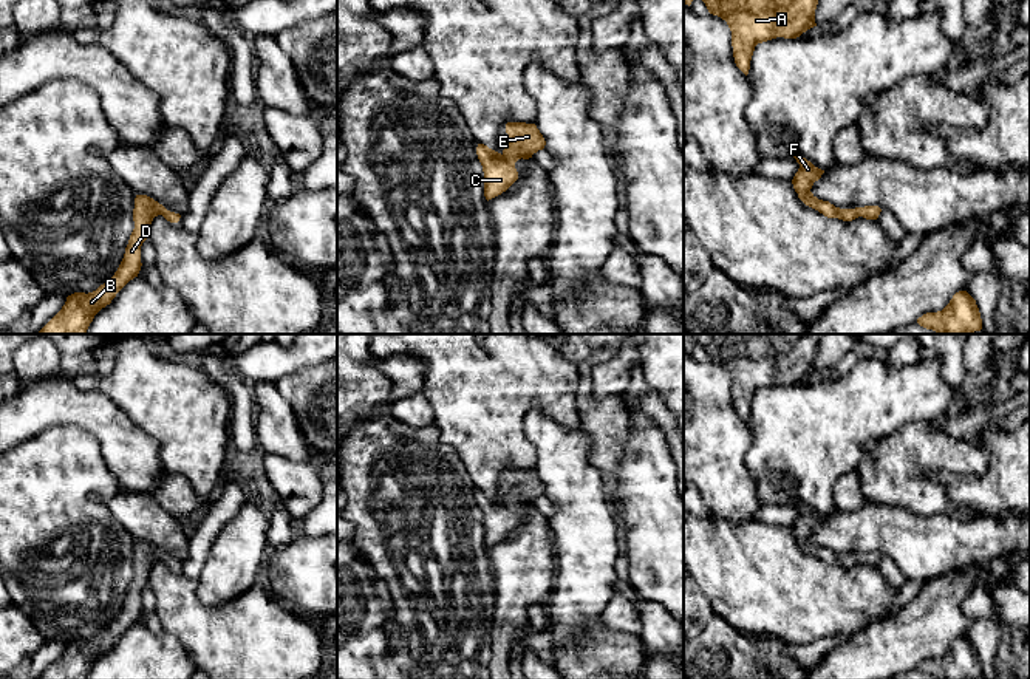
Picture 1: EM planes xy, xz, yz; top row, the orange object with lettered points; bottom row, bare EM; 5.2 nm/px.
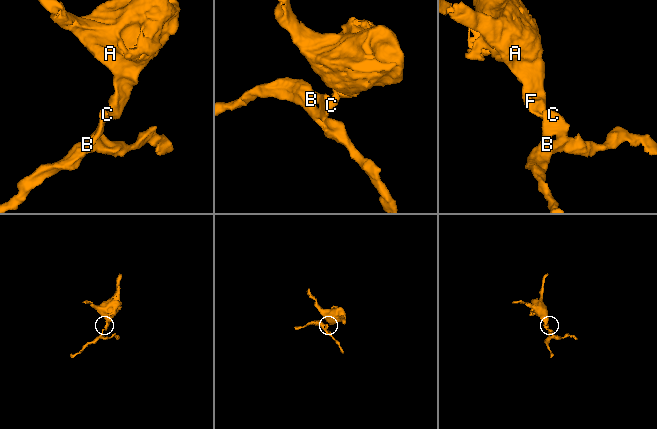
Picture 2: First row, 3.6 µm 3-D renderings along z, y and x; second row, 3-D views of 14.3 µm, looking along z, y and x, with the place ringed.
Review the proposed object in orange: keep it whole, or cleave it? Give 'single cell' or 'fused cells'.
single cell

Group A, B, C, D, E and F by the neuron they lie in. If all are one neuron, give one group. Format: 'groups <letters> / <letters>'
groups A B C D E F

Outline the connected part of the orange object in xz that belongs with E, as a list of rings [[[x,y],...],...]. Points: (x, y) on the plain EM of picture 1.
[[[507,469],[507,493],[498,500],[484,490],[478,490],[476,501],[484,518],[484,543],[492,546],[506,538],[517,526],[515,509],[529,506],[543,496],[546,487],[535,470]]]

